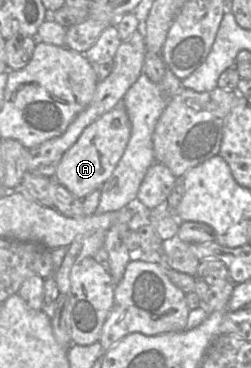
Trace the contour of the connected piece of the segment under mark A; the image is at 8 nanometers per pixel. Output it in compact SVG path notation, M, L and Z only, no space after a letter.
M118 103L81 133L78 140L63 154L54 178L79 199L85 198L111 176L131 136L132 125L123 103Z

